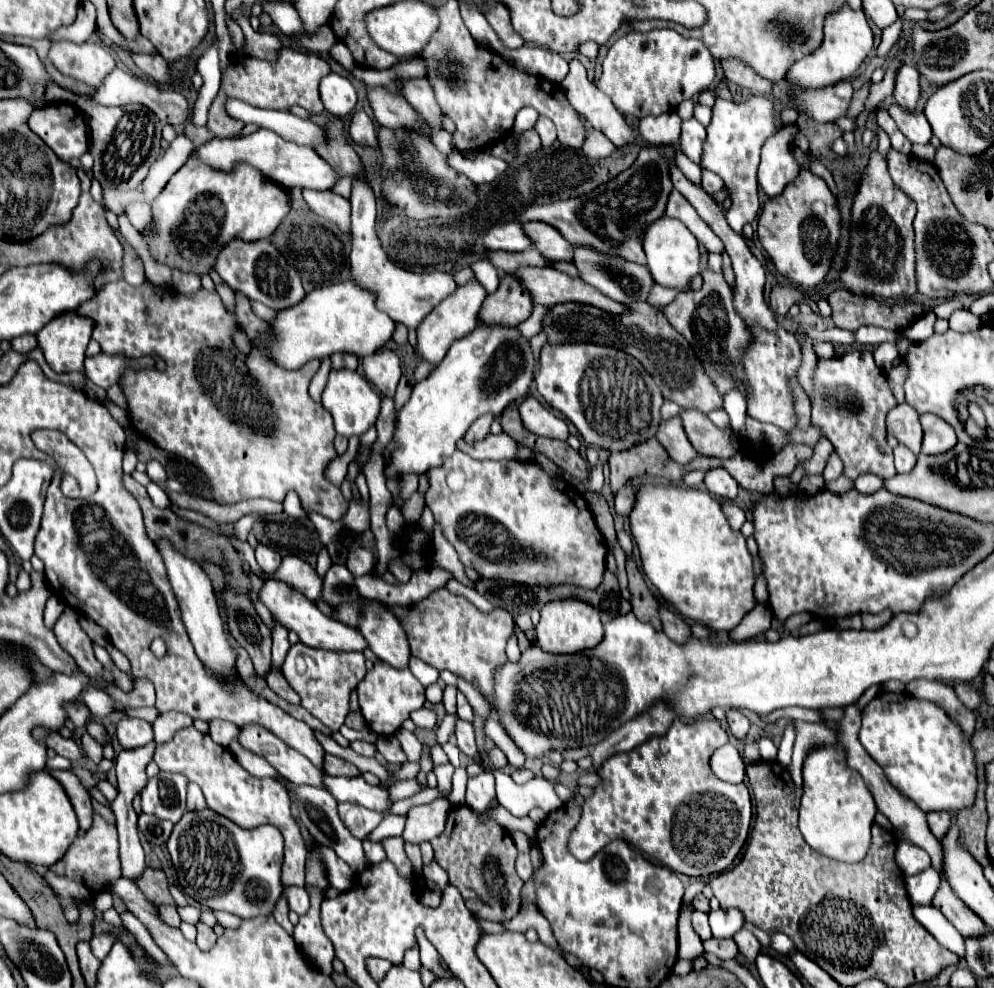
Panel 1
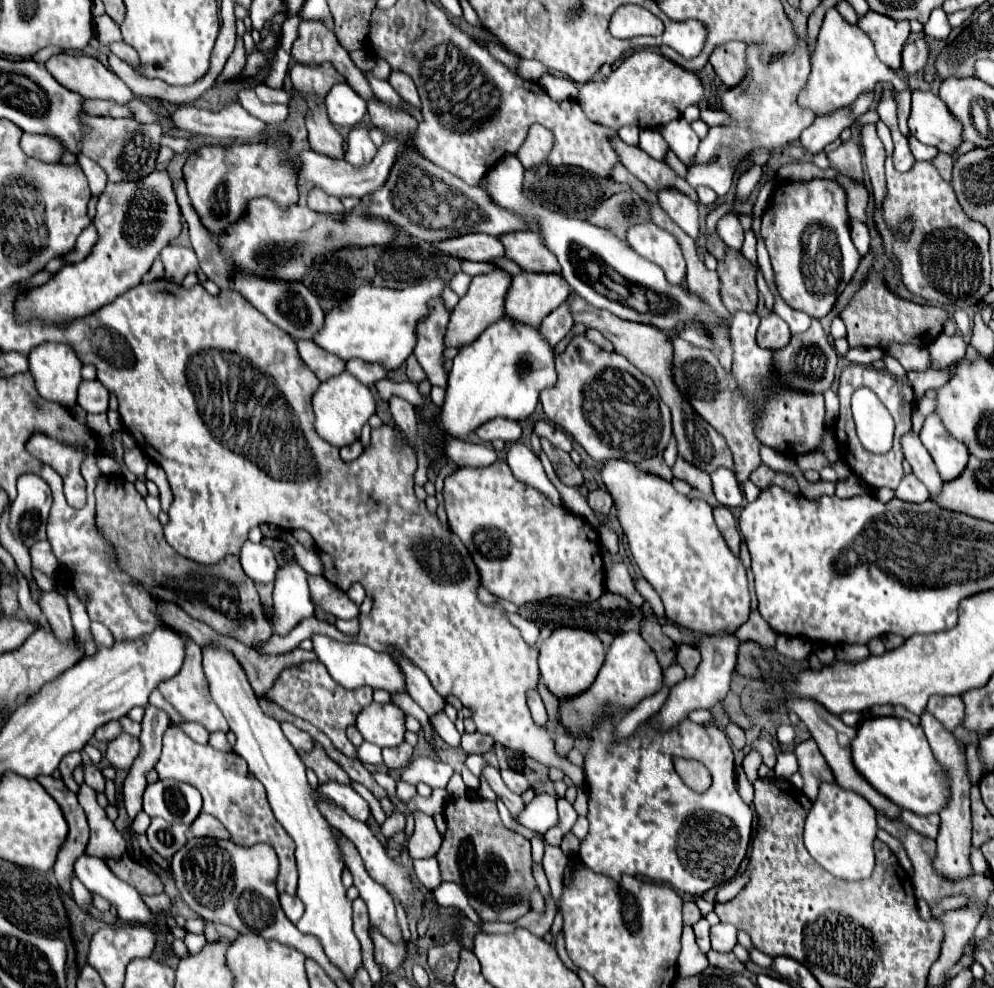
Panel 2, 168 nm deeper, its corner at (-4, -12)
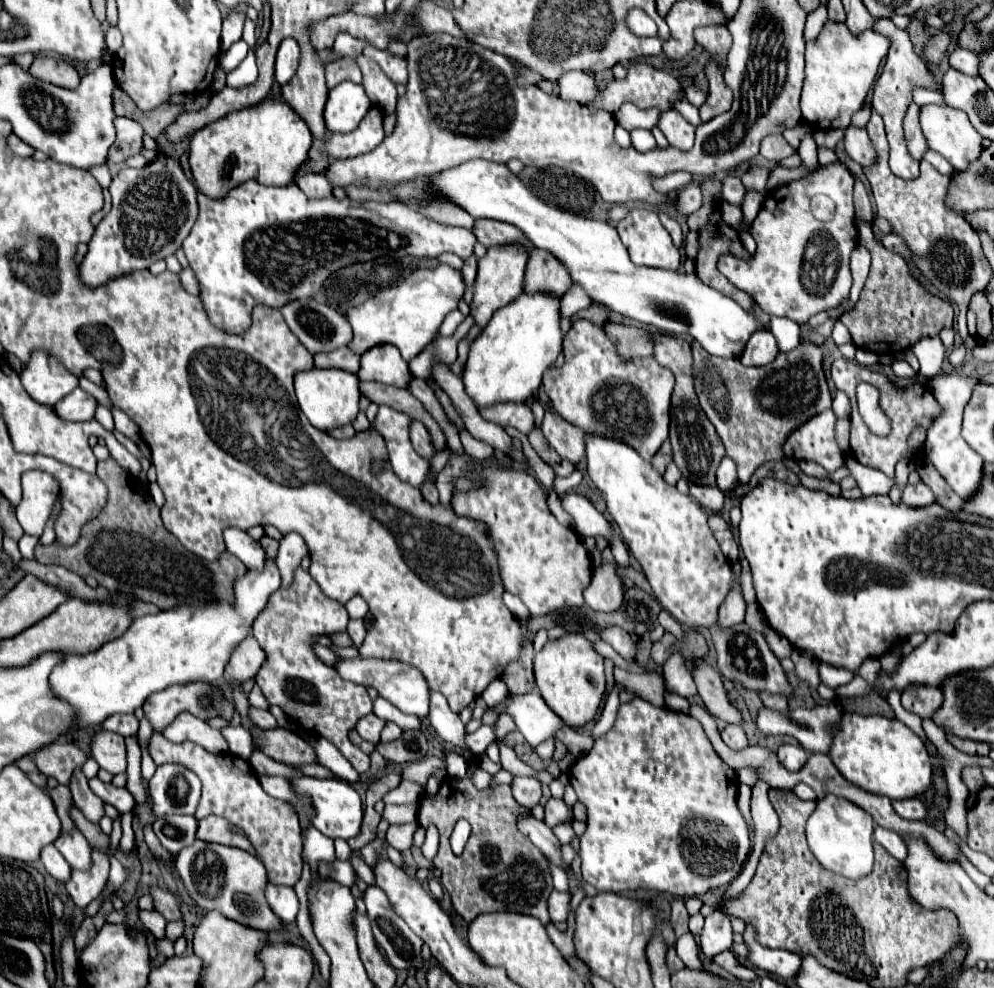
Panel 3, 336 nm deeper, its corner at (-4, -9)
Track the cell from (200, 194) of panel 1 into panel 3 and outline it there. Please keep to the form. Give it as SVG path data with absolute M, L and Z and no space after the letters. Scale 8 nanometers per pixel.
M282 97L264 99L248 109L232 111L192 135L190 167L194 185L198 193L216 199L226 197L234 185L242 185L248 179L256 179L262 185L286 185L306 161L312 139L306 121Z

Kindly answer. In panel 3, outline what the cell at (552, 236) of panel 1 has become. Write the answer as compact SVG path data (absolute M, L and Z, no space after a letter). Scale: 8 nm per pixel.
M494 219L476 221L474 227L472 227L472 233L484 247L526 241L524 233L520 233L514 225L508 225L508 223L502 223L502 221L494 221Z

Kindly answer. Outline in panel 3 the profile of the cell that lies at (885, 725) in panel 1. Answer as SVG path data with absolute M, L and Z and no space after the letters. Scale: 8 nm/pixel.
M842 713L830 745L830 759L850 783L868 793L886 795L890 799L902 799L902 795L920 797L930 785L932 767L928 751L922 739L898 719Z

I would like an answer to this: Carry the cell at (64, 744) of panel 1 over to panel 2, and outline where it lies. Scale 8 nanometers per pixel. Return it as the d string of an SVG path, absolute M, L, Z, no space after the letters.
M84 764L84 782L94 790L104 790L104 776L94 764Z

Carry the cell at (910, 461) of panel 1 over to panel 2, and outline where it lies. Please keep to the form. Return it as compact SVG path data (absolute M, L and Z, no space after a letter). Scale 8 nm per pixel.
M904 474L904 478L900 480L900 486L896 488L896 498L904 502L926 502L928 488L914 474Z

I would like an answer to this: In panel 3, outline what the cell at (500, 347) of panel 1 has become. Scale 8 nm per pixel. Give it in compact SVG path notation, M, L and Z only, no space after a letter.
M522 293L516 301L498 309L470 347L462 381L478 407L494 403L524 403L540 387L544 371L562 351L560 297L550 293Z

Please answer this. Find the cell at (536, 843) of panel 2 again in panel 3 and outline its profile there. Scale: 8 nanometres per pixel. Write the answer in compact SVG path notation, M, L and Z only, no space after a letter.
M552 865L552 879L554 879L554 887L558 889L558 891L564 891L564 893L568 893L568 875L566 875L566 871L562 871L562 869L558 869L556 865Z

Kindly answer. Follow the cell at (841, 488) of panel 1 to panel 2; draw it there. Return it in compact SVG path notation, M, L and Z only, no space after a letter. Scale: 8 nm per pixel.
M850 474L848 480L836 484L836 496L838 498L852 498L852 496L868 494L868 492L870 492L870 488L856 474Z

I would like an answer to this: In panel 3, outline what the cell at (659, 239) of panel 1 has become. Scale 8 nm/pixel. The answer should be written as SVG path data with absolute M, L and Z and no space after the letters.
M632 209L628 215L618 223L618 235L624 243L624 247L630 253L630 259L638 267L656 267L656 269L672 269L676 271L680 267L680 253L672 243L672 237L662 227L658 215L648 209Z

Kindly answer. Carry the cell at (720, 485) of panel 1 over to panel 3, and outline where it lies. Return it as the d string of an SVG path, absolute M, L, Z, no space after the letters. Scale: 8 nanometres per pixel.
M724 457L720 467L718 467L718 473L716 473L716 481L718 481L718 487L722 491L730 491L738 485L738 475L736 475L736 463L730 459L730 457Z

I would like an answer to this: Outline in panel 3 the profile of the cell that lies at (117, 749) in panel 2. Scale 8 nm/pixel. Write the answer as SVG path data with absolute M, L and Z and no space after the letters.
M100 731L90 741L90 757L112 775L126 771L124 737L112 731Z

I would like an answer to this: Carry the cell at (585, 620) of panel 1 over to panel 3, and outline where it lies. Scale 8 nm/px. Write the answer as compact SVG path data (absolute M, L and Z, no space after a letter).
M570 633L556 641L548 641L544 649L534 655L534 677L538 693L546 705L564 721L564 725L584 727L594 719L606 689L606 679L604 659L592 649L588 639Z

